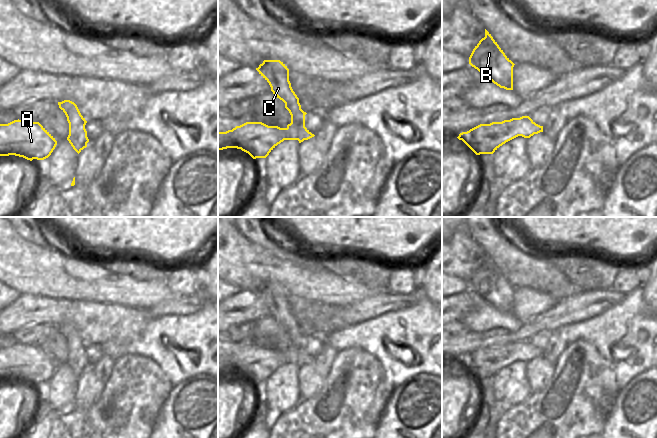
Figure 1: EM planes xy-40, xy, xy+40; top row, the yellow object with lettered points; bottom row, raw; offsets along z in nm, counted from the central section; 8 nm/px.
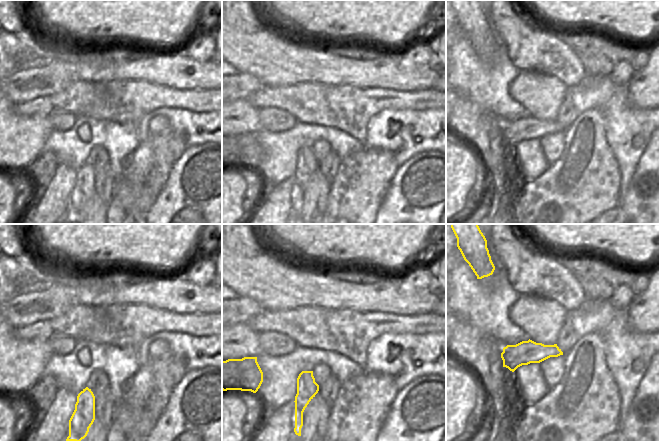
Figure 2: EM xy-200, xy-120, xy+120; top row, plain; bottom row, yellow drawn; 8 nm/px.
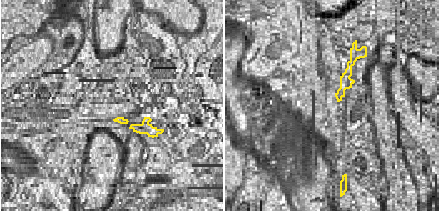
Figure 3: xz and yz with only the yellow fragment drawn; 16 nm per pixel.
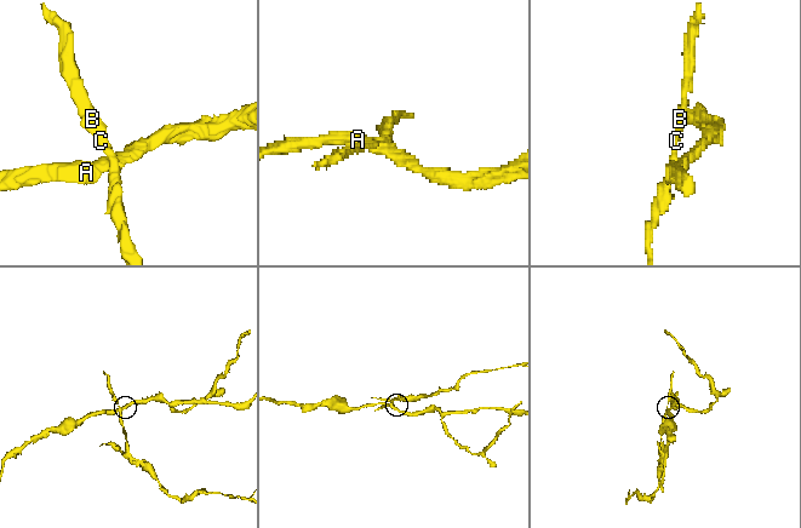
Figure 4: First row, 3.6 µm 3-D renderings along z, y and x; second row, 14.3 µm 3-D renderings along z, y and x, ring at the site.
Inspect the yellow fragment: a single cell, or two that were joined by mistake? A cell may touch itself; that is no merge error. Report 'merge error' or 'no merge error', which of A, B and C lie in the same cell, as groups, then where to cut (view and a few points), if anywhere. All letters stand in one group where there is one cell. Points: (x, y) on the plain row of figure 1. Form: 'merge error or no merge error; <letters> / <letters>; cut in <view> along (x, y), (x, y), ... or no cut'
merge error; A / B C; cut in xy along (286, 352), (289, 363)

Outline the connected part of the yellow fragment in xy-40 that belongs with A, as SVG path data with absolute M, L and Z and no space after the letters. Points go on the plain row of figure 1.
M14 344L0 348L0 380L15 379L32 385L48 382L57 369L39 347Z

